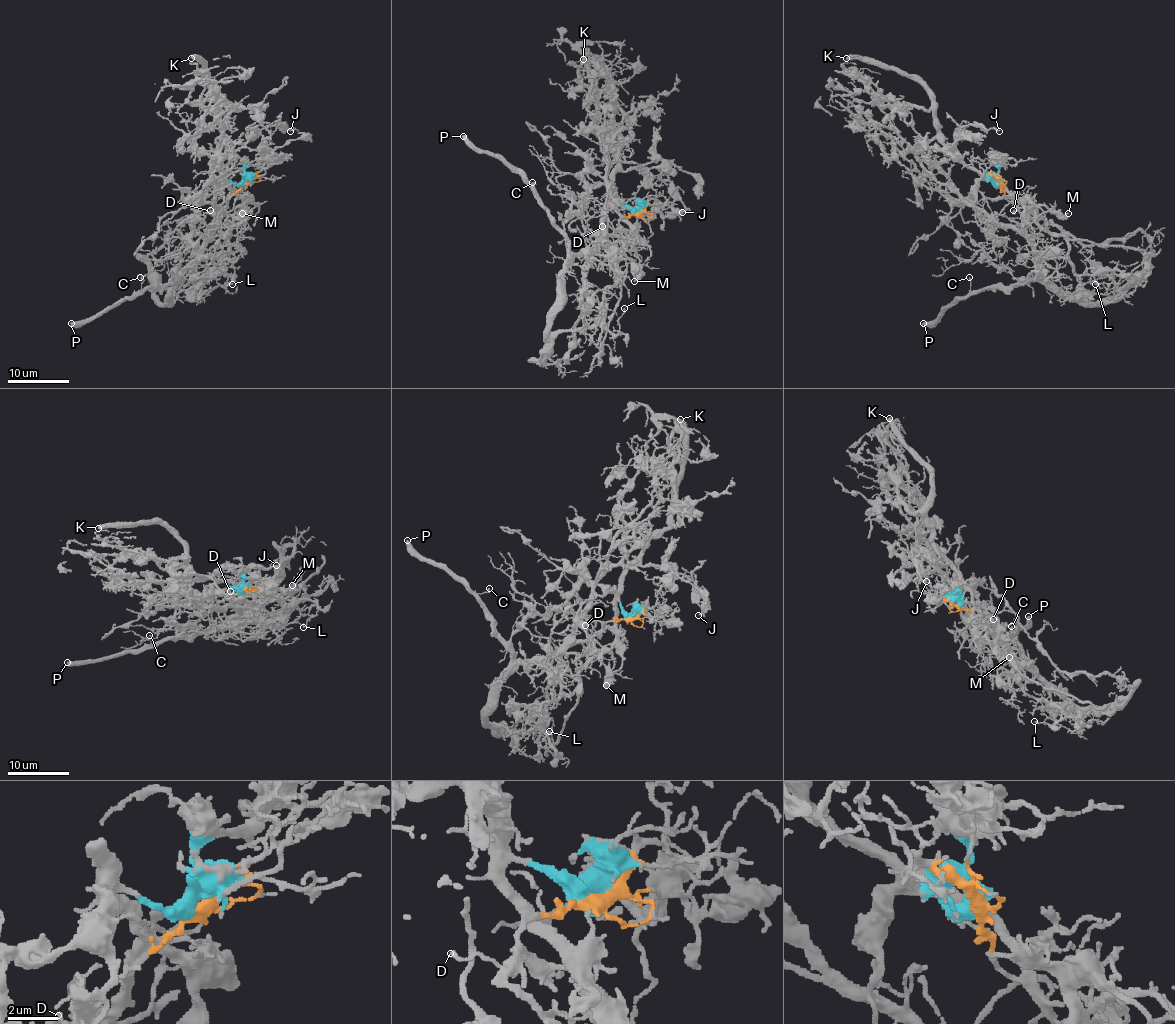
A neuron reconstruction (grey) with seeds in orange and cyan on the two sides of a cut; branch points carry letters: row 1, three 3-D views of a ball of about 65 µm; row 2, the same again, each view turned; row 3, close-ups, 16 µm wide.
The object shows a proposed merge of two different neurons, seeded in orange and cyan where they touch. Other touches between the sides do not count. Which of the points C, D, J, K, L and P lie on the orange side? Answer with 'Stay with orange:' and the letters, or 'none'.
Stay with orange: C, D, L, P

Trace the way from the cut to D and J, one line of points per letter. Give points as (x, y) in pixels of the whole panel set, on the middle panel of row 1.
D: (637, 214), (623, 217), (616, 229), (602, 226)
J: (636, 214), (616, 198), (614, 175), (623, 170), (643, 169), (668, 181), (685, 209), (682, 212)

